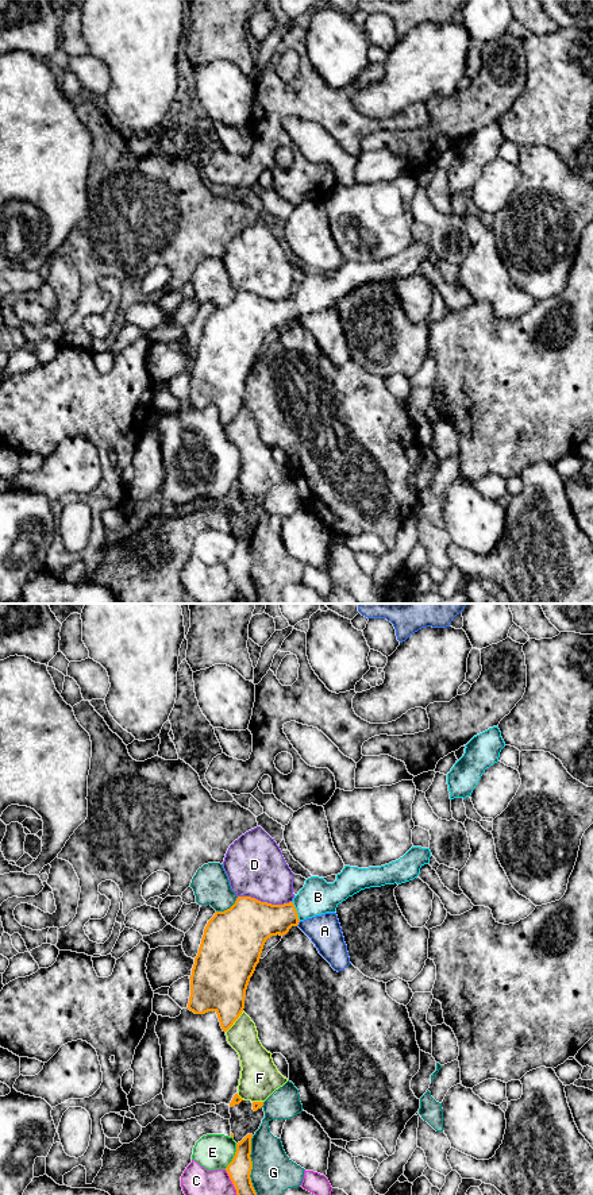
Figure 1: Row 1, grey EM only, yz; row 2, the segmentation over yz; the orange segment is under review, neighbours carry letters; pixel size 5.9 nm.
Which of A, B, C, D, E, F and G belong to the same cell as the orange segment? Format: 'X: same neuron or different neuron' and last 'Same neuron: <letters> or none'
A: different neuron
B: same neuron
C: different neuron
D: different neuron
E: different neuron
F: different neuron
G: different neuron
Same neuron: B

